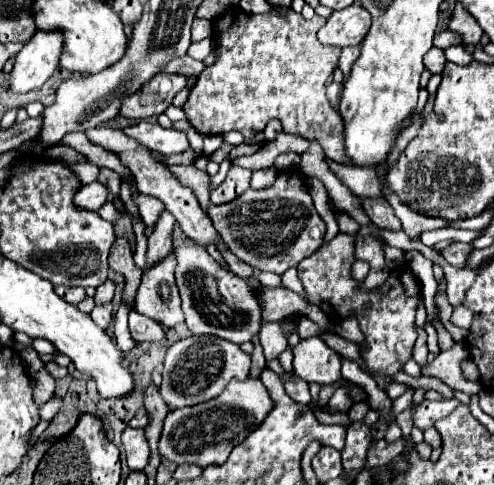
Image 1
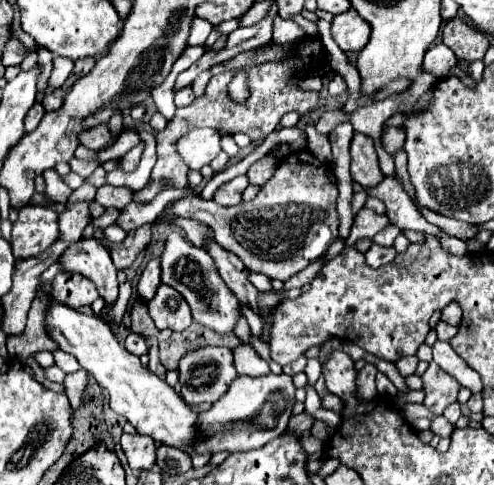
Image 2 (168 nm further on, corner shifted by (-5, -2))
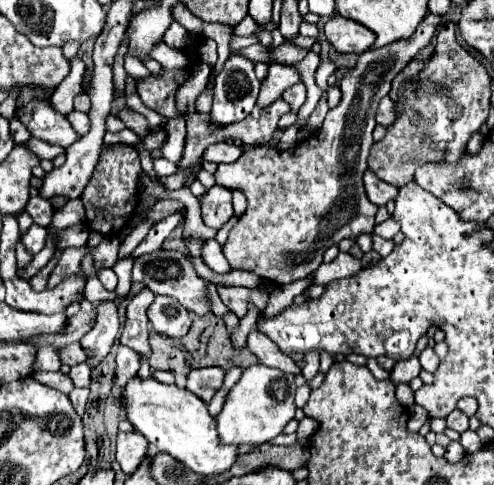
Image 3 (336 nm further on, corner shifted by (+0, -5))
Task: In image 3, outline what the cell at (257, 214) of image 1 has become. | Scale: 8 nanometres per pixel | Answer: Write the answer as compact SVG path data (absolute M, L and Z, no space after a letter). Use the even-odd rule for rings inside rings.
M428 14L428 20L420 24L420 32L416 32L416 36L408 40L408 44L390 44L388 48L380 48L376 52L366 50L364 54L360 54L356 66L342 78L340 84L342 102L326 114L324 124L318 128L318 132L314 130L314 134L308 138L304 146L300 144L284 152L272 146L246 148L236 162L218 164L218 170L214 172L216 184L226 188L240 188L248 198L248 208L244 216L230 230L228 240L222 246L222 254L226 256L232 268L254 272L260 278L266 278L282 286L306 278L310 272L314 272L322 264L324 252L332 244L338 244L342 238L346 236L356 238L360 232L372 232L378 206L366 198L362 174L368 166L366 158L374 142L372 130L376 126L374 120L376 108L380 98L390 92L390 82L394 80L394 76L418 54L418 50L422 50L430 42L438 24L440 18Z

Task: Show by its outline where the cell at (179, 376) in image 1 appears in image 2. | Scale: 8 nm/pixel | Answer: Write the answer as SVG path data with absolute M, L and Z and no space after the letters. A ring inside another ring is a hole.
M201 347L193 353L187 353L179 363L179 393L189 405L215 403L227 389L229 383L237 377L233 365L233 351L227 347Z

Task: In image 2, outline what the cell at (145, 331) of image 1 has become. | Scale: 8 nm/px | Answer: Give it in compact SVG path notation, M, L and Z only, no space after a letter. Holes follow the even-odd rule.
M129 333L129 337L125 339L125 349L137 357L145 355L149 351L149 345L147 341L141 337L141 335L135 335L135 333Z

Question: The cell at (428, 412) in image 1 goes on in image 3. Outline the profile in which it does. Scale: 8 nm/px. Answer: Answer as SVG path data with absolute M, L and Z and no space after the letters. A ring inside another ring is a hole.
M458 408L452 410L448 416L446 416L446 422L448 422L448 428L456 430L456 432L464 432L468 430L468 416L464 412L460 412Z

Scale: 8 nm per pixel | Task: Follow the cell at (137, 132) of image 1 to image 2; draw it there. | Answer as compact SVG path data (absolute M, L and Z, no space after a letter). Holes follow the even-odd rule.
M193 129L177 141L177 149L185 163L197 171L203 165L209 165L223 151L221 137L215 129Z

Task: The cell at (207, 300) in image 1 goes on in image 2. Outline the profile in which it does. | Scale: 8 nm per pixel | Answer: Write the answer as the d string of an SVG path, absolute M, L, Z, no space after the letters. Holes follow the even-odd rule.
M171 233L165 241L165 249L159 259L161 259L161 281L183 295L183 299L191 307L193 319L199 325L209 327L217 333L233 331L239 319L239 301L221 281L217 267L205 249L199 249L193 243L185 241L185 237L179 237L179 233Z

